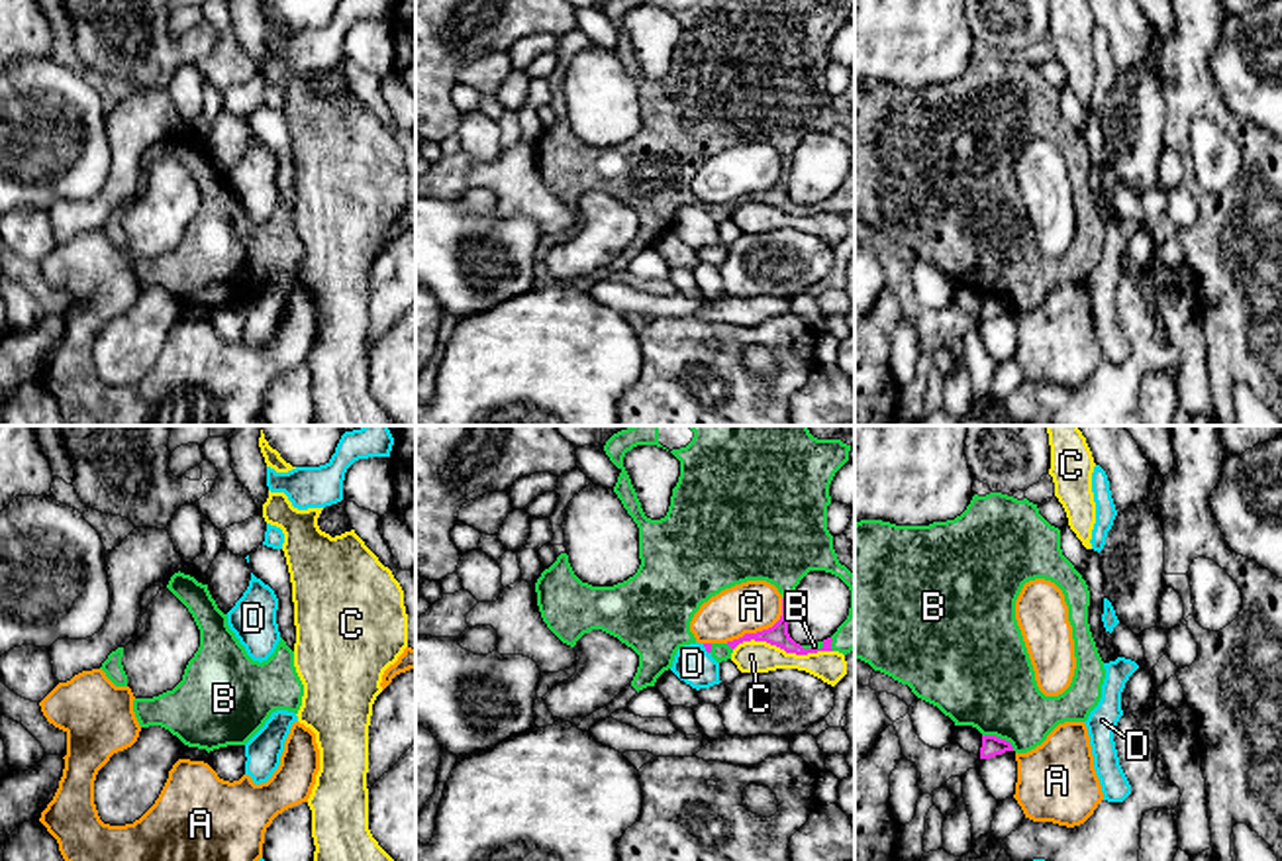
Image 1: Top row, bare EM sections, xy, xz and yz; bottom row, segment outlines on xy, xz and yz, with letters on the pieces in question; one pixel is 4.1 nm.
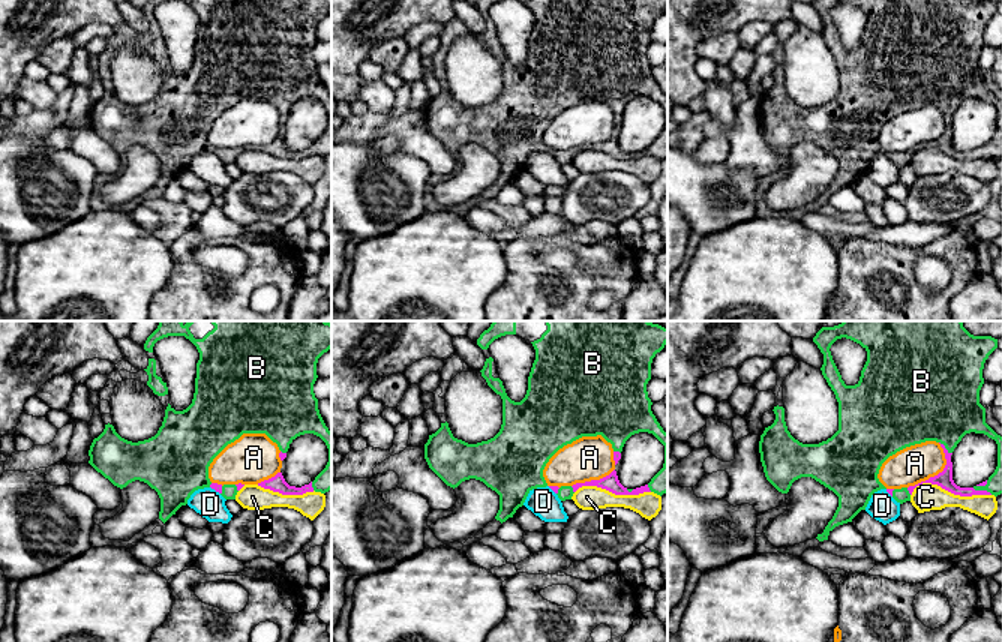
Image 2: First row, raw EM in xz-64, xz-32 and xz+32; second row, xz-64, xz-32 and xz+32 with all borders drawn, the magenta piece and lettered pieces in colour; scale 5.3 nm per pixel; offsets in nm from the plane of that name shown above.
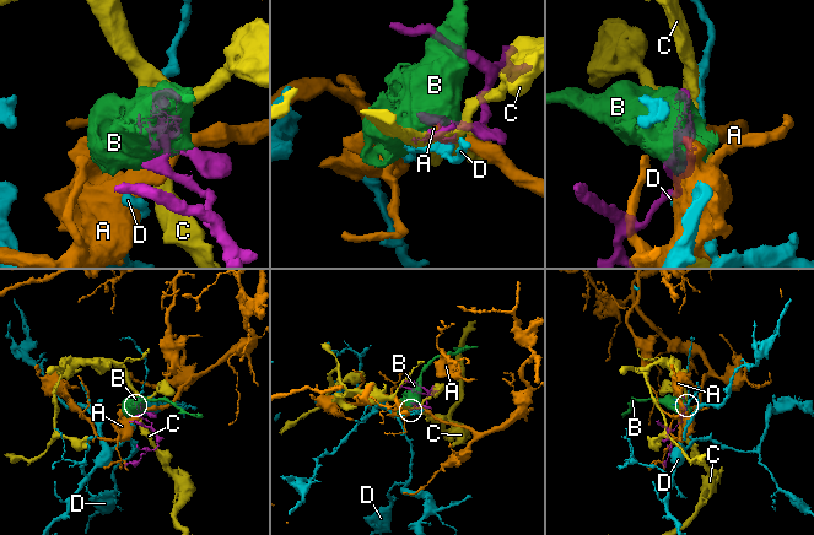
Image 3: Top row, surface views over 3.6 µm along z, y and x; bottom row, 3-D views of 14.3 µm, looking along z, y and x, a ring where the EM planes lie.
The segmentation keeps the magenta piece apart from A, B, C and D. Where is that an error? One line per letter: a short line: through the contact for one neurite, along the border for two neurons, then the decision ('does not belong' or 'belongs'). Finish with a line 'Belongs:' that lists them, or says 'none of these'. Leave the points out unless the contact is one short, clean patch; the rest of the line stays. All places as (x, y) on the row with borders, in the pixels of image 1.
A: does not belong
B: belongs
C: does not belong
D: line xz (702, 644), (708, 654); does not belong
Belongs: B

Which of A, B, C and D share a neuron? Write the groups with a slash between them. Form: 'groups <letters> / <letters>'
groups A / B / C / D

